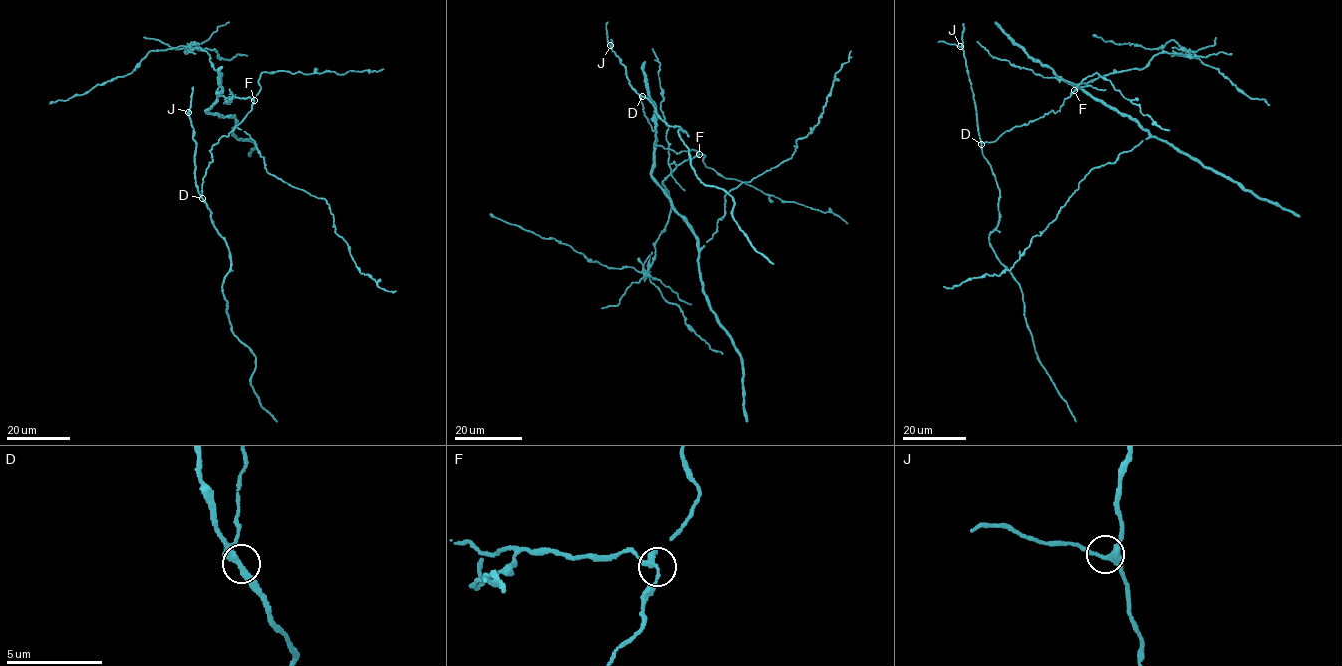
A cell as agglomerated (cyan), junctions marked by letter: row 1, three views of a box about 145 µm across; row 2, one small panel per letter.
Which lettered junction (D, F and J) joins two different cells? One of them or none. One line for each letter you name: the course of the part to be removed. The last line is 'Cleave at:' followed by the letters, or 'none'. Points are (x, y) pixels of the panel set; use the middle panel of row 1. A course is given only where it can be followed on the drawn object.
F: (699, 154), (663, 181), (670, 217), (645, 272), (601, 265), (490, 213)
Cleave at: F

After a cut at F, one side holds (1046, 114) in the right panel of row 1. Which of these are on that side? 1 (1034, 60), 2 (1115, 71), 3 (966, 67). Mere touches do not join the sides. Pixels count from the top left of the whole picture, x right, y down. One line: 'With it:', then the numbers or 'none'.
With it: 1, 3

